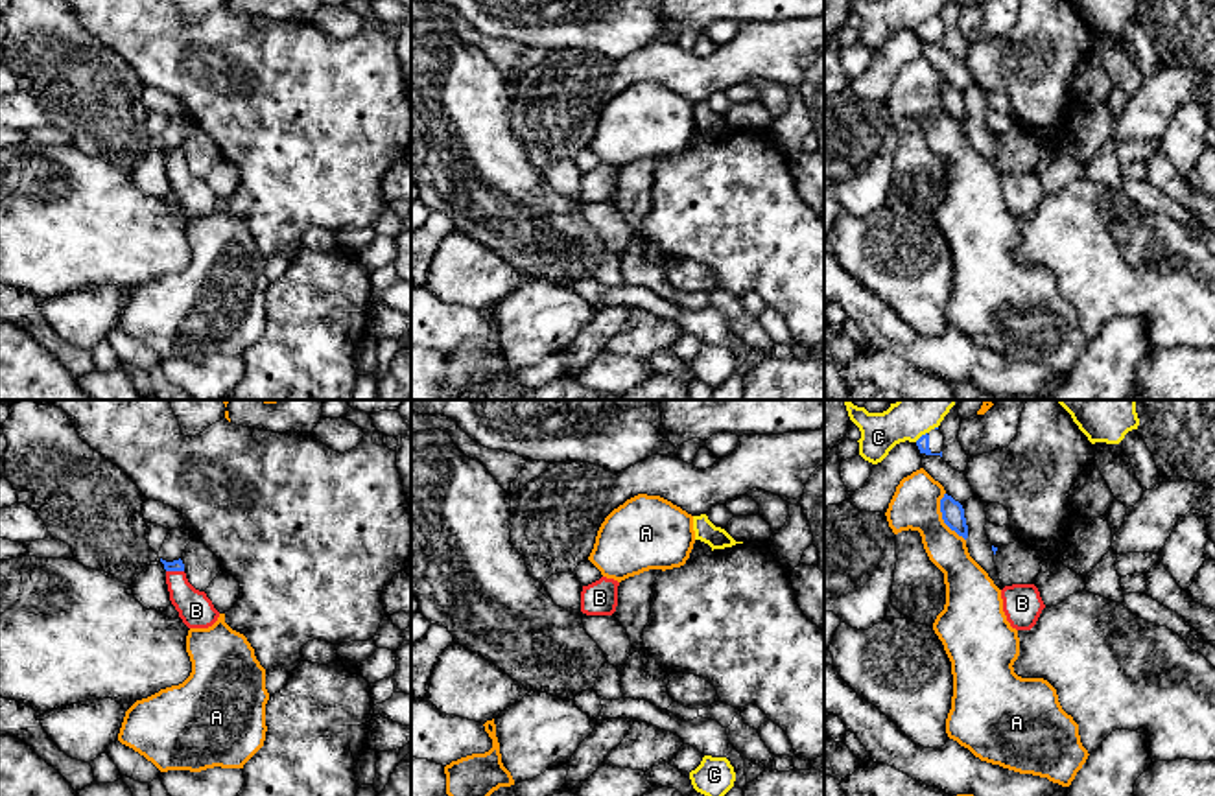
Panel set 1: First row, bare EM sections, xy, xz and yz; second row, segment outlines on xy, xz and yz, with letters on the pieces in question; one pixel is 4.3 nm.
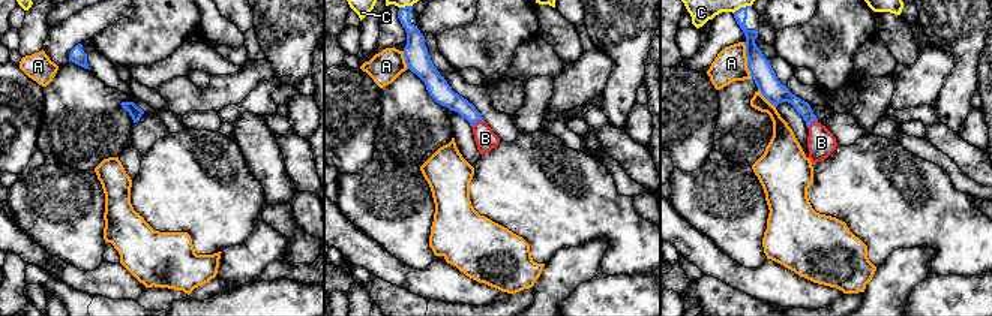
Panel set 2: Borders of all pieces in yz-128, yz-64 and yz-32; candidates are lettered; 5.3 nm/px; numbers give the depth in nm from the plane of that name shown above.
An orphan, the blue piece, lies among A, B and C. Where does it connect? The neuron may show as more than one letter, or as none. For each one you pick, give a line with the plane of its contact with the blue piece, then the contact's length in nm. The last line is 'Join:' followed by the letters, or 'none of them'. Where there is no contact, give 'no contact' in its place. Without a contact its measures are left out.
B: meets blue in xy; contact 80 nm long
Join: B

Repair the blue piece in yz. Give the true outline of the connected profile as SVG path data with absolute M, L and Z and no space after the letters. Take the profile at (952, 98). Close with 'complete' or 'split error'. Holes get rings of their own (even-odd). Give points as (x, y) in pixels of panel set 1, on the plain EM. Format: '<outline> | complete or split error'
M944 81L944 85L940 87L940 100L944 111L966 127L968 112L966 112L962 92L955 88L951 83Z | complete

